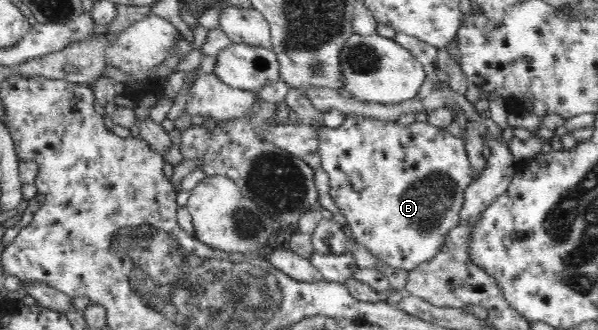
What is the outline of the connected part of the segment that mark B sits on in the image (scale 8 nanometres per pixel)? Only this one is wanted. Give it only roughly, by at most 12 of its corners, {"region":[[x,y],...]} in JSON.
{"region":[[346,114],[319,130],[355,242],[408,272],[461,222],[466,142]]}

